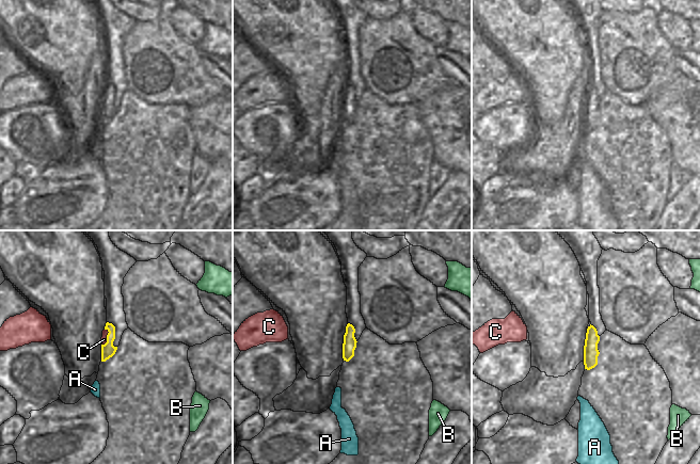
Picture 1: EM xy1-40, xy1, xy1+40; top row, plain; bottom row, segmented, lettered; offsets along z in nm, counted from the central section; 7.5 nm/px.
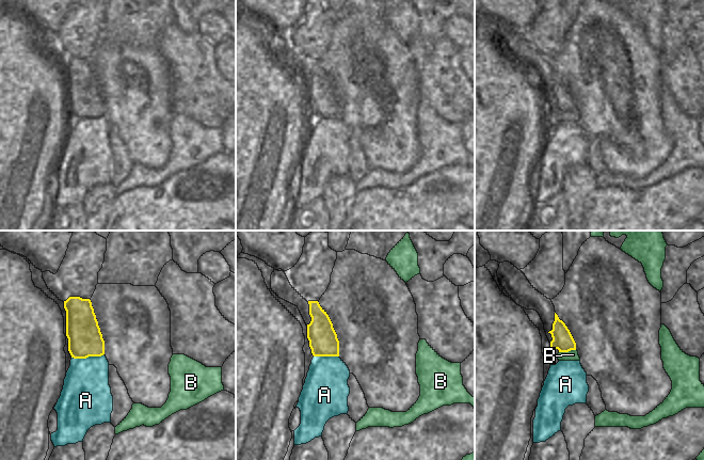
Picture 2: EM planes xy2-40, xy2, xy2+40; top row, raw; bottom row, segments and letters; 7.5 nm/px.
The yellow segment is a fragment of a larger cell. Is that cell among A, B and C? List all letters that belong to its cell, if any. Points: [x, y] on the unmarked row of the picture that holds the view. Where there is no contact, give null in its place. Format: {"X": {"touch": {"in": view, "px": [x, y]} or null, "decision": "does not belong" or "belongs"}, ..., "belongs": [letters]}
{"A": {"touch": {"in": "xy2-40", "px": [88, 117]}, "decision": "does not belong"}, "B": {"touch": {"in": "xy2+40", "px": [566, 112]}, "decision": "does not belong"}, "C": {"touch": {"in": "xy1-40", "px": [107, 98]}, "decision": "belongs"}, "belongs": ["C"]}

